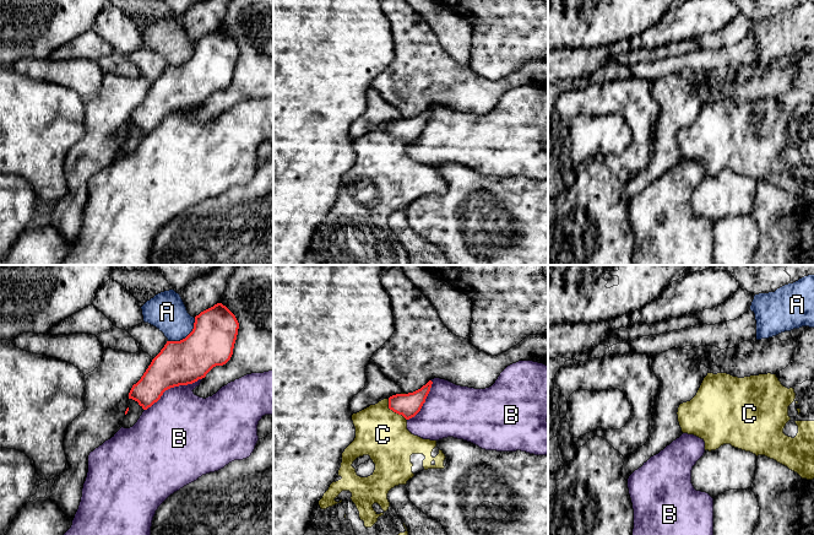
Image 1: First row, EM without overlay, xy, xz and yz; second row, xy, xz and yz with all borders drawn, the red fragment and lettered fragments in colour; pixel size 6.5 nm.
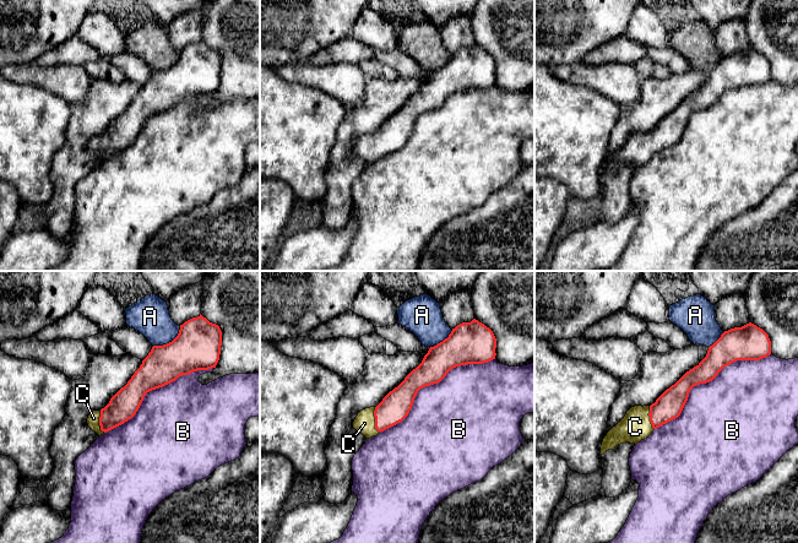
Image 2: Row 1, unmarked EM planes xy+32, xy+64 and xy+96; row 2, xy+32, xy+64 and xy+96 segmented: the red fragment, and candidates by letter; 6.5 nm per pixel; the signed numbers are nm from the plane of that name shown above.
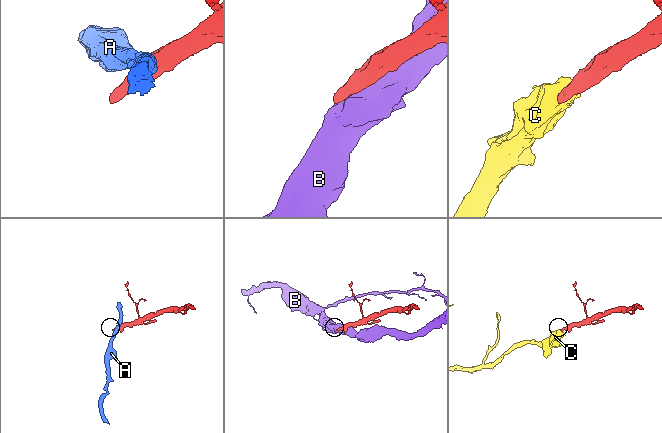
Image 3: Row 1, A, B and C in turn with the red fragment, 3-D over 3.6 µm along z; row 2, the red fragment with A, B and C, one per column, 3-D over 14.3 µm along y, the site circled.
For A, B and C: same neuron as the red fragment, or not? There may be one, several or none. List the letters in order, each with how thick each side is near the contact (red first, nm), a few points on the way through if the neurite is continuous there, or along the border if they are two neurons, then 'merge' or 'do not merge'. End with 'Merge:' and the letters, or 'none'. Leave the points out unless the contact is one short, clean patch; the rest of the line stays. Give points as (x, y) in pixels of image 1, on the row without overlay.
A: 300/240 nm | do not merge
B: 300/420 nm | do not merge
C: 160/320 nm | across xz (408, 130), (394, 136), (383, 151), (383, 160) | merge
Merge: C

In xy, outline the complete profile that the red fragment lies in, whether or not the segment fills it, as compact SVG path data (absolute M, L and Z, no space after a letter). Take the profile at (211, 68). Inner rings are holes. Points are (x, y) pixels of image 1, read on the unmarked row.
M222 28L201 37L195 42L194 54L185 64L167 66L141 104L132 110L129 124L137 126L143 135L147 135L161 124L165 115L205 103L213 92L223 91L230 85L238 54L239 48L235 40Z

